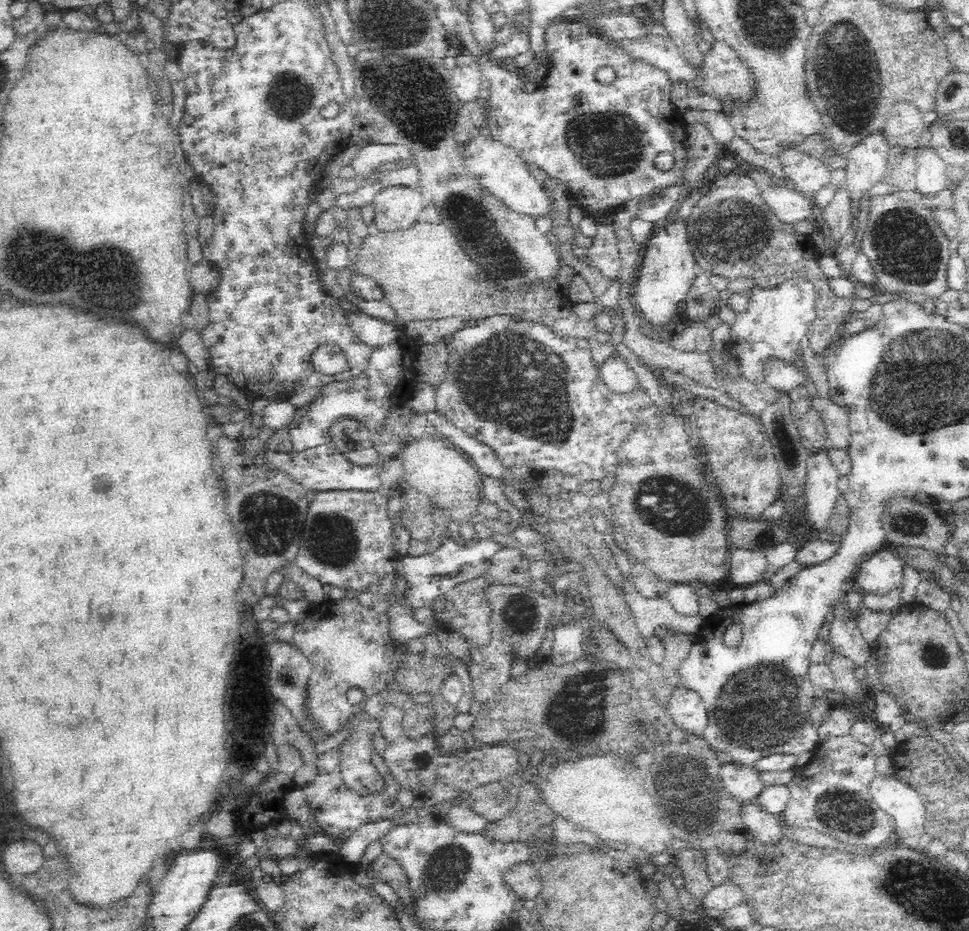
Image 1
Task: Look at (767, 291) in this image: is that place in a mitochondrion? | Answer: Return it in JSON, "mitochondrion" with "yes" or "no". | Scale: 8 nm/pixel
{"mitochondrion":"no"}

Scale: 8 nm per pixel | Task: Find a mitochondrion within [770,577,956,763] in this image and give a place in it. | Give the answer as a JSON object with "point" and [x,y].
{"point":[933,656]}

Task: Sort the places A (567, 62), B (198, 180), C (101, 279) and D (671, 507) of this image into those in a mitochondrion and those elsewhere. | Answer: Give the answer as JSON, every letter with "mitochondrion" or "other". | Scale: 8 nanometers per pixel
{"A":"other","B":"other","C":"mitochondrion","D":"mitochondrion"}

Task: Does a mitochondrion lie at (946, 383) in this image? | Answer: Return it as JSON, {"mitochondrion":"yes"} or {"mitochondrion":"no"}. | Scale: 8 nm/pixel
{"mitochondrion":"yes"}

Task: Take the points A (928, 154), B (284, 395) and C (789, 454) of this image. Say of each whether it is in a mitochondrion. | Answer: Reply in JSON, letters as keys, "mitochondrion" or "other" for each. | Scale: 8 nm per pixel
{"A":"other","B":"other","C":"mitochondrion"}

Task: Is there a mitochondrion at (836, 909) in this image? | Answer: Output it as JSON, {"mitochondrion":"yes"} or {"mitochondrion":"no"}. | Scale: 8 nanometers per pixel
{"mitochondrion":"no"}

